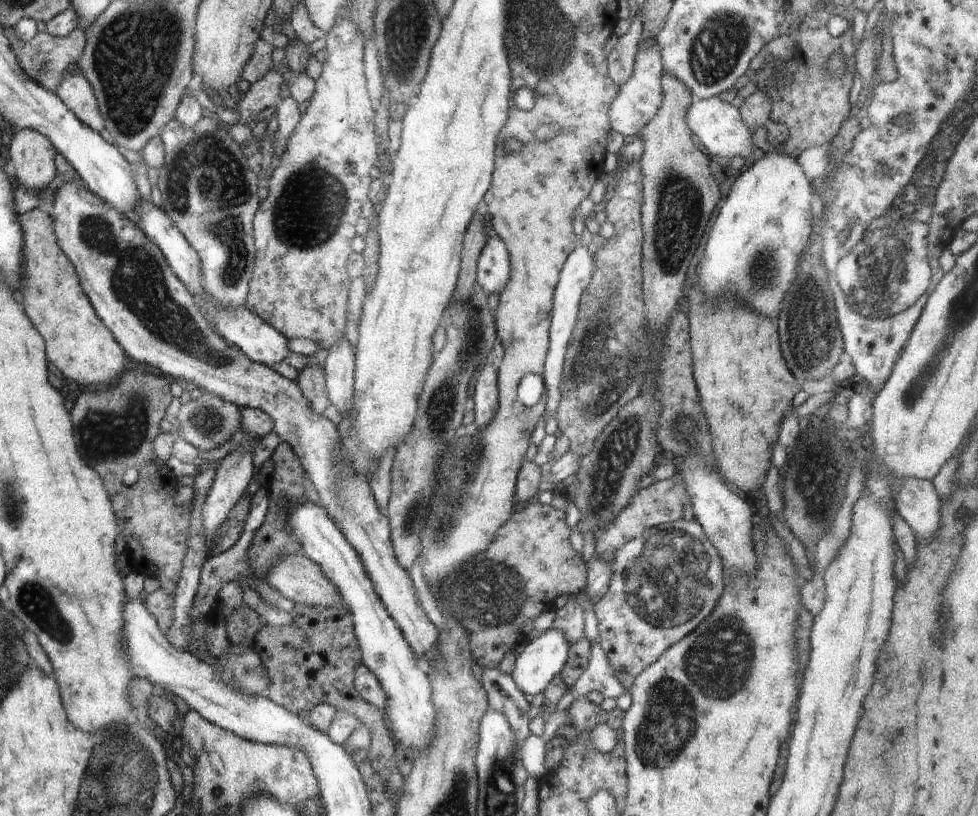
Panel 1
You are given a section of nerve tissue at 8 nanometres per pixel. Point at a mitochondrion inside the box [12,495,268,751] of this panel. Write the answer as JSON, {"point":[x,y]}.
{"point":[36,603]}

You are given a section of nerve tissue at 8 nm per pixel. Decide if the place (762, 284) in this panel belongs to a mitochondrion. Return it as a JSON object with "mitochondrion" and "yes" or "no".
{"mitochondrion":"yes"}

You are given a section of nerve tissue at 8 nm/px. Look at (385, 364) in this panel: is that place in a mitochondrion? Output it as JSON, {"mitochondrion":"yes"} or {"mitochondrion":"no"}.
{"mitochondrion":"no"}

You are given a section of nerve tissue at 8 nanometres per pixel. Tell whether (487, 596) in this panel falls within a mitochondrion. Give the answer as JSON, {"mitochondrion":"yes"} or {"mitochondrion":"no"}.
{"mitochondrion":"yes"}

